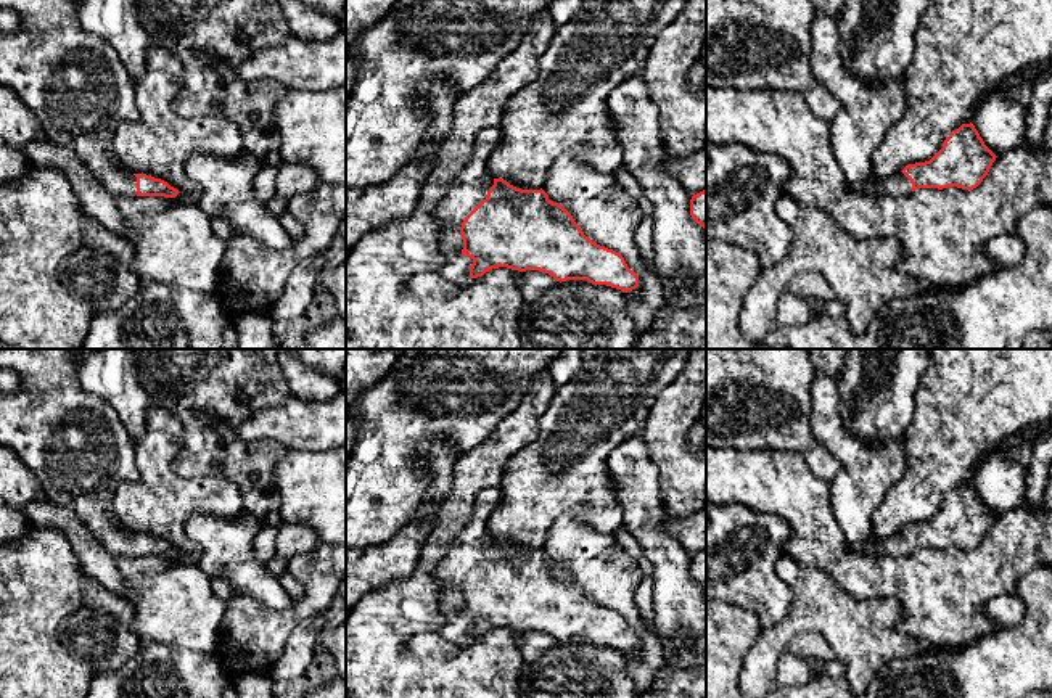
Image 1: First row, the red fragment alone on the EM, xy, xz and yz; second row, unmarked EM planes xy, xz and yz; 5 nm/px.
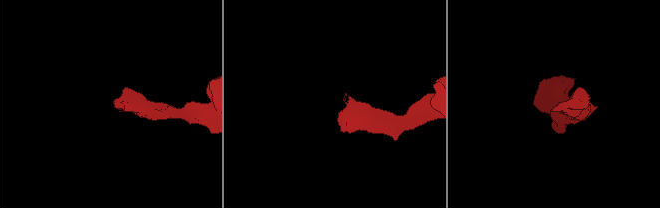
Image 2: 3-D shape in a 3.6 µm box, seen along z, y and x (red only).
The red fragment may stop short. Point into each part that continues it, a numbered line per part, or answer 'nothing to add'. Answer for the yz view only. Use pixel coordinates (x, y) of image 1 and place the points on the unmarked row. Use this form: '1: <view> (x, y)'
1: yz (867, 473)

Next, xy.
1: xy (73, 441)

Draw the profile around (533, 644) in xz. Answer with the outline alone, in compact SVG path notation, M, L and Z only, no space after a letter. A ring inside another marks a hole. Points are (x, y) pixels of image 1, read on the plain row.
M526 630L520 637L520 651L523 664L529 666L539 659L540 655L553 648L557 640L539 630Z

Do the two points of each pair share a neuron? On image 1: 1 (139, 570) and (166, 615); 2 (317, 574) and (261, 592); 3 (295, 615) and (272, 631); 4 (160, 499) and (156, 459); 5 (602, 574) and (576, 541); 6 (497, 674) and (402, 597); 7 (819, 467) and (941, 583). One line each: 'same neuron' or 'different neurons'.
1: same neuron
2: different neurons
3: same neuron
4: same neuron
5: same neuron
6: same neuron
7: different neurons

